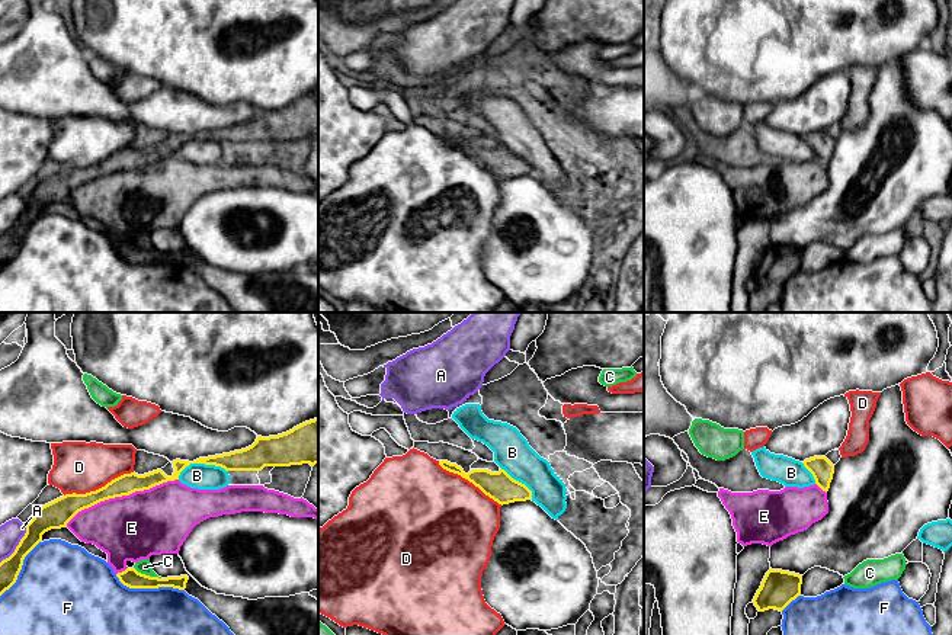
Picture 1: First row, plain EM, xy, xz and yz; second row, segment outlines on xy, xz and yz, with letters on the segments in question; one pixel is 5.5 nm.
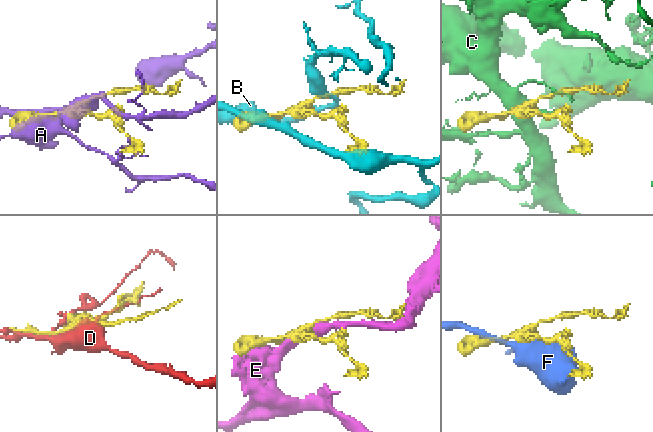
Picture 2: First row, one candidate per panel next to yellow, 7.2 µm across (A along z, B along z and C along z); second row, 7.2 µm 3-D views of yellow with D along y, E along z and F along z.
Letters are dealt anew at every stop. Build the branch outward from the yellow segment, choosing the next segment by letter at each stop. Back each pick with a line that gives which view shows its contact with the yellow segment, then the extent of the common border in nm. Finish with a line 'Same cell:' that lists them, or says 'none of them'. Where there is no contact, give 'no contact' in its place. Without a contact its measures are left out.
Same cell: none of them

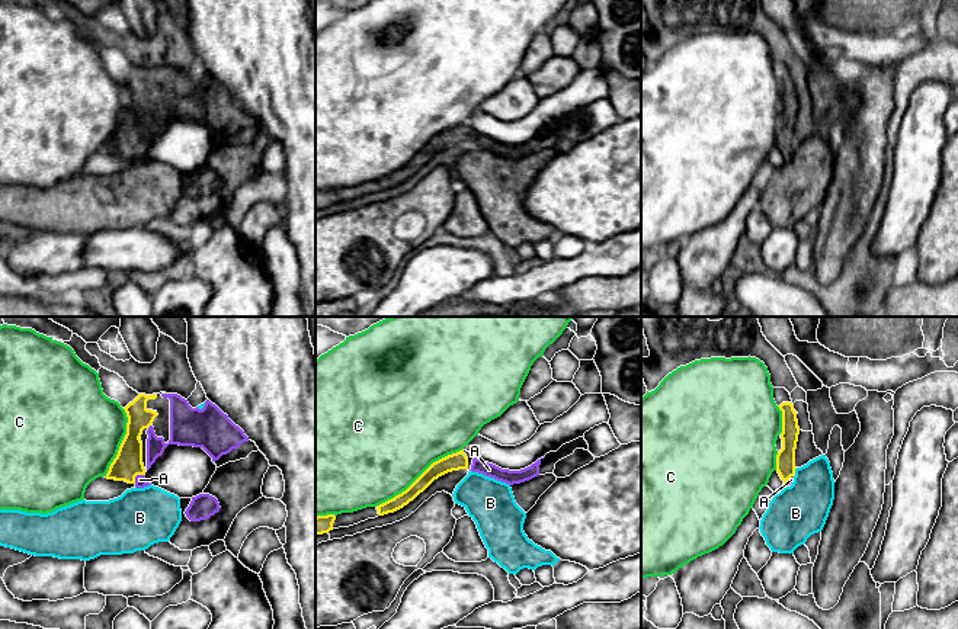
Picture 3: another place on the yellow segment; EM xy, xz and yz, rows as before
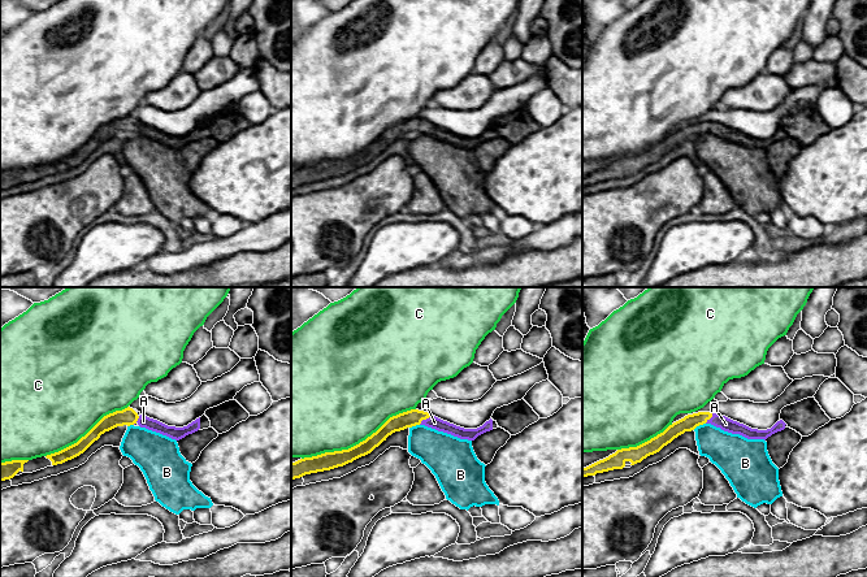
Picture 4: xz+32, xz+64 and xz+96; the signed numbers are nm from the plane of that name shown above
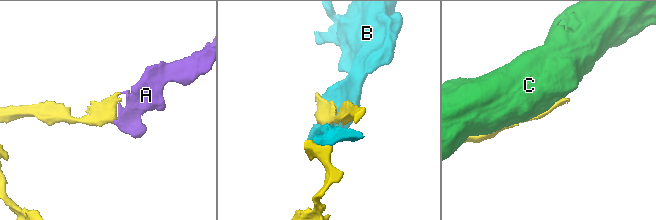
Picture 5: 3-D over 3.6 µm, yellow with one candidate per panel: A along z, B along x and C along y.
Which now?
A: xy | 80 nm
Same cell: A

